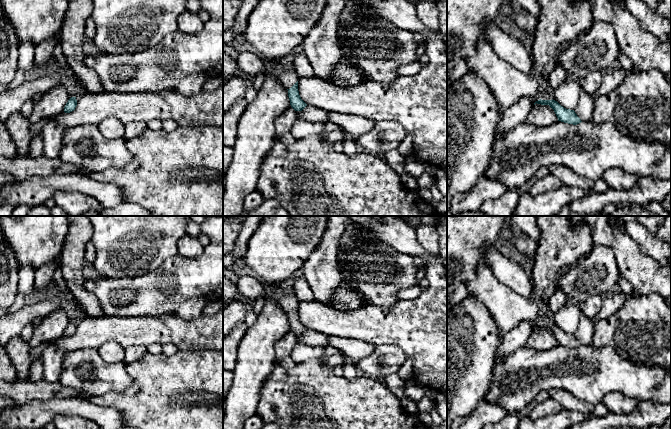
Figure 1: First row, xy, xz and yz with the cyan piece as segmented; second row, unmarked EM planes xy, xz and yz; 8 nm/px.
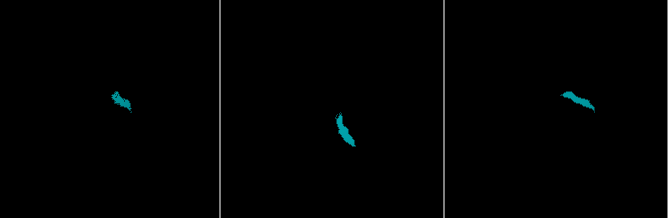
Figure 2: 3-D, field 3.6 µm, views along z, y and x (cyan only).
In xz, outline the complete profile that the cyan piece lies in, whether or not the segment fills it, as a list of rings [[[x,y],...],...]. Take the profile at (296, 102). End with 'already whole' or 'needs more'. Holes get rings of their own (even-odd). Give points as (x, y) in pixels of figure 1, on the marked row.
[[[261,57],[266,72],[274,73],[280,82],[287,88],[290,105],[295,111],[302,111],[307,104],[301,99],[298,91],[298,75],[295,70],[286,70],[280,67],[280,59]]]; needs more

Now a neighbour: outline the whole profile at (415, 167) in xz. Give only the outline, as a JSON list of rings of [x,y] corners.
[[[414,156],[405,159],[405,170],[415,179],[425,172],[425,168],[426,163]]]

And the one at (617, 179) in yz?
[[[611,168],[604,171],[601,178],[610,188],[617,191],[631,190],[639,181],[637,176],[625,173],[619,168]]]

